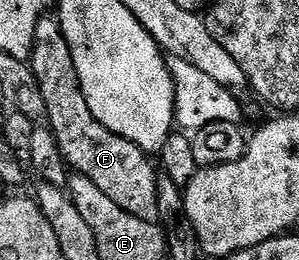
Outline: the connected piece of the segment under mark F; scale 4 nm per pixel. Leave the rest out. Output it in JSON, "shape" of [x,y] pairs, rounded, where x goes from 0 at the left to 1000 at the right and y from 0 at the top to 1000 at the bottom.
{"shape":[[[144,62],[120,92],[114,196],[94,250],[120,292],[120,323],[134,323],[161,496],[181,512],[224,642],[244,665],[278,669],[308,692],[308,708],[321,708],[375,785],[401,785],[415,815],[485,854],[528,854],[525,700],[535,677],[518,627],[515,638],[502,627],[512,623],[505,596],[455,569],[455,554],[388,523],[388,508],[361,508],[361,492],[294,431],[294,385],[281,385],[281,354],[254,292],[254,246],[241,246],[241,200],[227,185],[227,154],[214,154],[191,65]]]}

